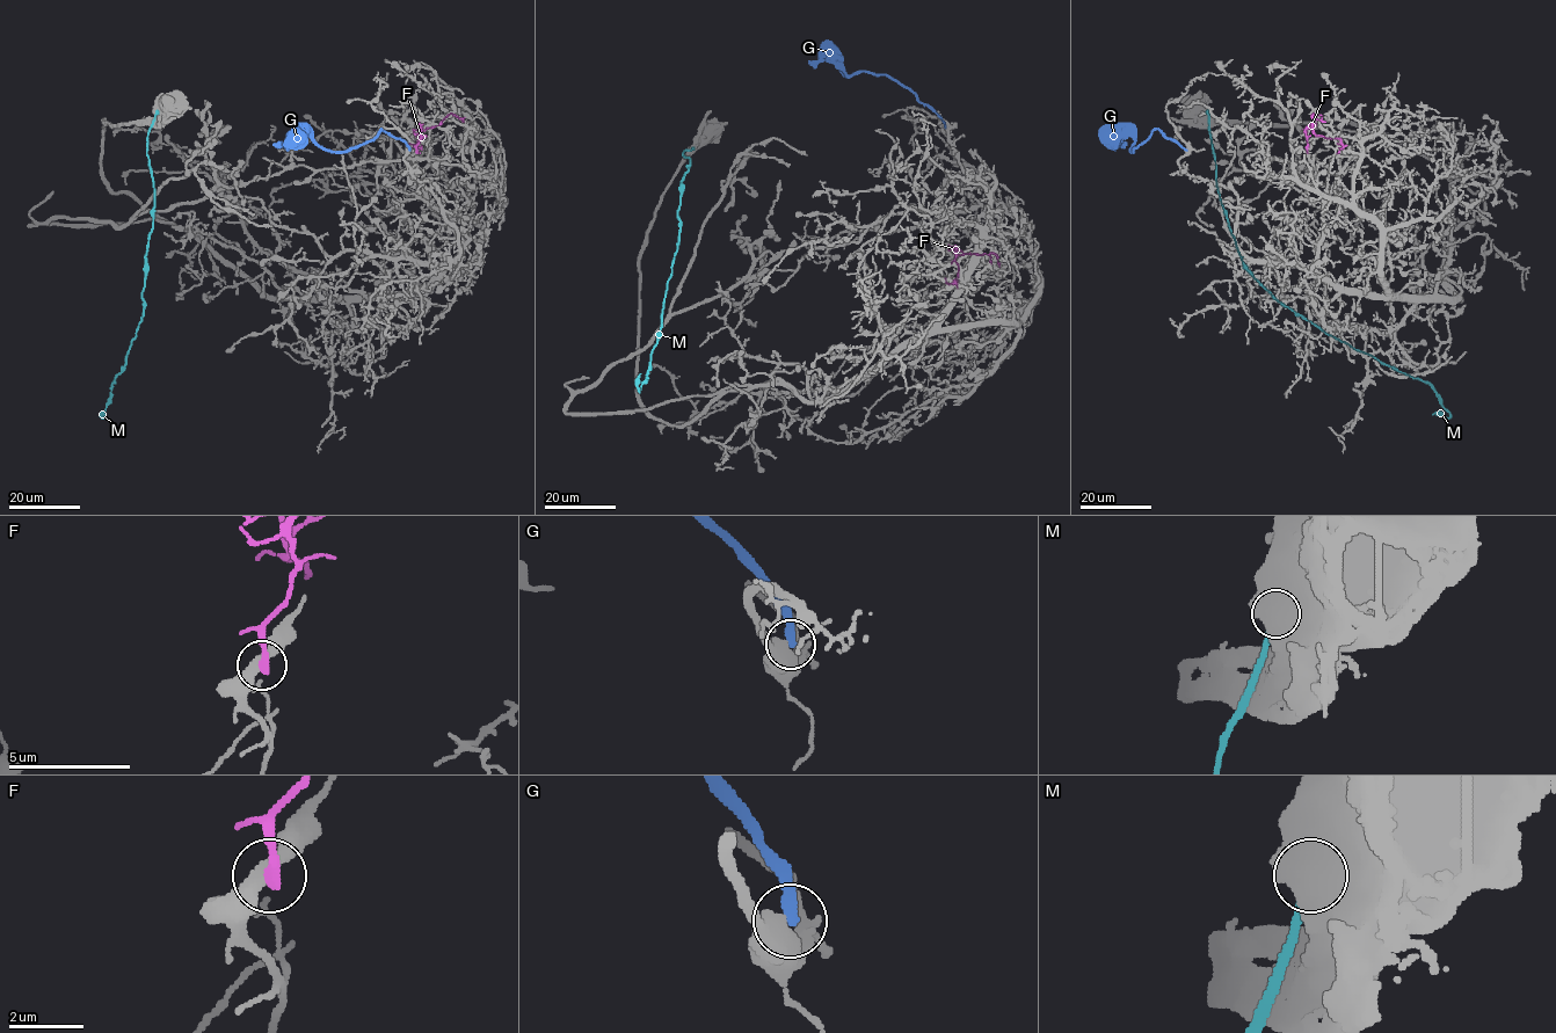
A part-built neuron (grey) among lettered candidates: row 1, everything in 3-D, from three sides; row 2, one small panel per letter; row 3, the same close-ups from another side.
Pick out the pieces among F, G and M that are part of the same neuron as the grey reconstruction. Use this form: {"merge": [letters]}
{"merge": []}

